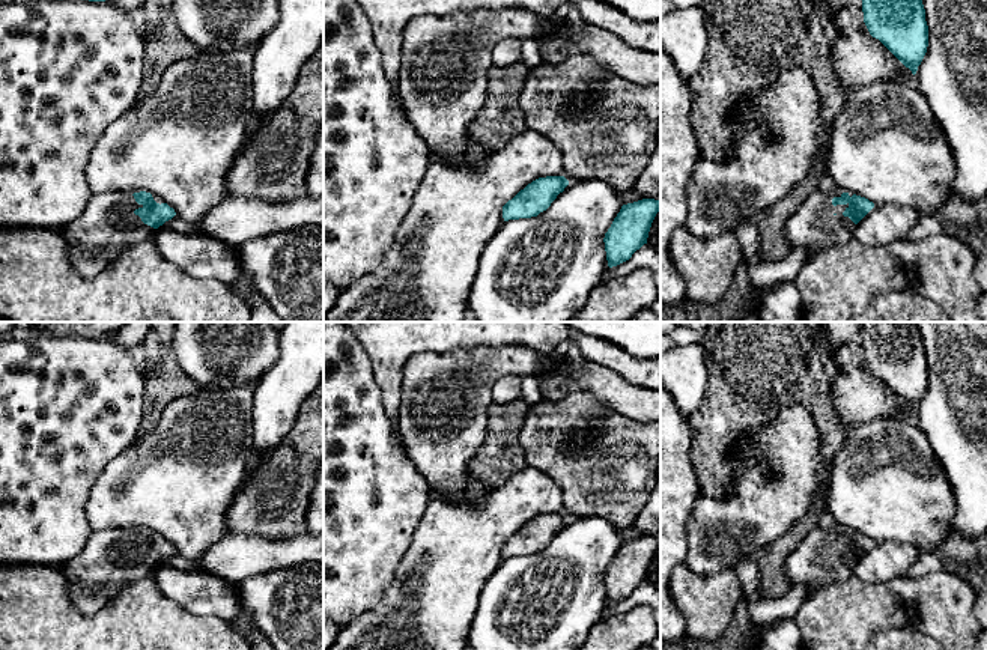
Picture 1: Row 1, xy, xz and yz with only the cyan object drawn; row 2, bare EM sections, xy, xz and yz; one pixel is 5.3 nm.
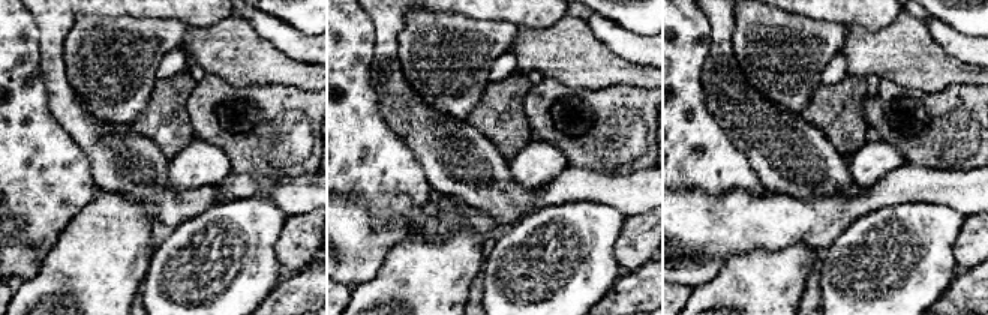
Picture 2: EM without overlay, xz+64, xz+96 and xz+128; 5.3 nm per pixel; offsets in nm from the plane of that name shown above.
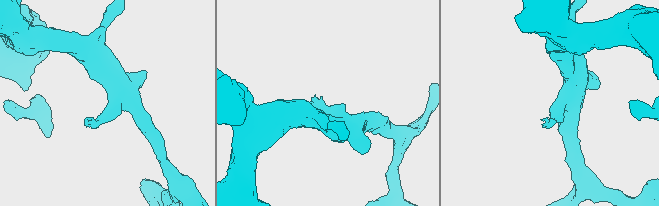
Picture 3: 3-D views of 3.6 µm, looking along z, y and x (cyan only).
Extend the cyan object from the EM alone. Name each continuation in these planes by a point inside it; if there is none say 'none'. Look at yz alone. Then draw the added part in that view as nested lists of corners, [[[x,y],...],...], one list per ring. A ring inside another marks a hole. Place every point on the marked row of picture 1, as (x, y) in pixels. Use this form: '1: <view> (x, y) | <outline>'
1: yz (813, 227) | [[[828,184],[805,199],[785,226],[785,238],[791,250],[799,247],[811,257],[853,238],[858,224],[843,215],[849,203],[832,205],[832,199],[841,197],[843,193],[853,196]]]

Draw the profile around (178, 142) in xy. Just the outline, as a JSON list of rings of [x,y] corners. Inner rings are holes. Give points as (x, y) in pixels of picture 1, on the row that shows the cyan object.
[[[254,48],[203,51],[172,63],[152,93],[138,96],[101,135],[90,152],[90,193],[146,191],[162,199],[187,223],[199,224],[227,194],[226,175],[244,146],[253,116]]]

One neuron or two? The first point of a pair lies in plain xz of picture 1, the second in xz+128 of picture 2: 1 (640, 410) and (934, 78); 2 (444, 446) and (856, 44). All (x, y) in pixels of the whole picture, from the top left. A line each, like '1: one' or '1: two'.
1: one
2: two

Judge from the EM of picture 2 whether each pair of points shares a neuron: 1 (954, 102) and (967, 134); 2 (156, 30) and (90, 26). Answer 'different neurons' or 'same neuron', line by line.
1: same neuron
2: same neuron

